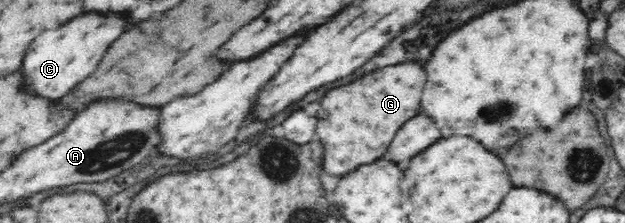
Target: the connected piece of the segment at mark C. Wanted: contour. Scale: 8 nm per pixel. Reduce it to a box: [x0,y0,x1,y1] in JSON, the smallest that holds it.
[20,16,122,98]

